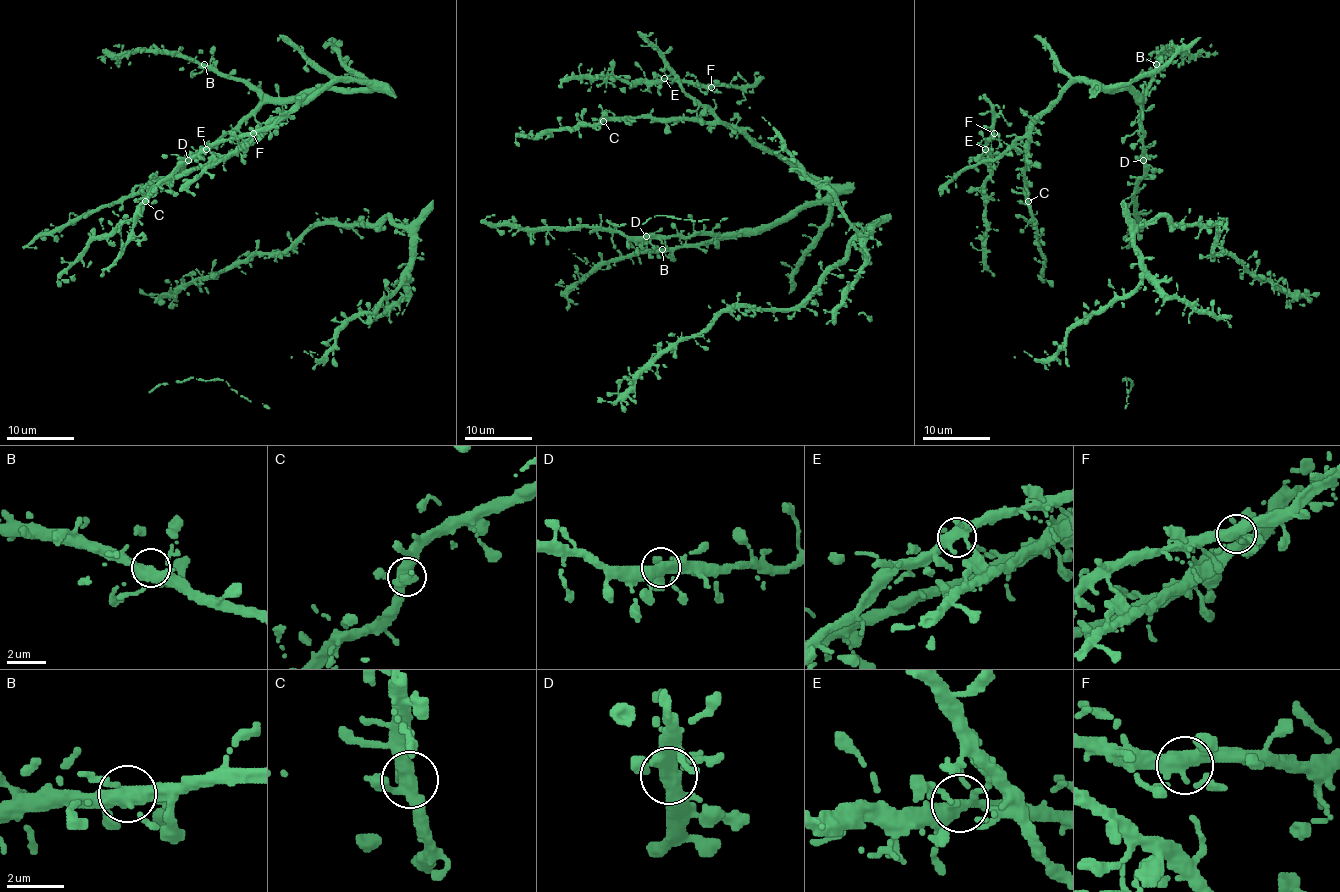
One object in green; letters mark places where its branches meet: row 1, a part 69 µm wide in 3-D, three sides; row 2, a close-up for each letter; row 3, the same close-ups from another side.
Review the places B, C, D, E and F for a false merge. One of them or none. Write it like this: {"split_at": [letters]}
{"split_at": []}

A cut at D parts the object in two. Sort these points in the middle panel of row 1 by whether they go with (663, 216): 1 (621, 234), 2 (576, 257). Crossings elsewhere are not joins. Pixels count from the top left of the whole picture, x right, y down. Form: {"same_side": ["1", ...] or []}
{"same_side": ["2"]}

